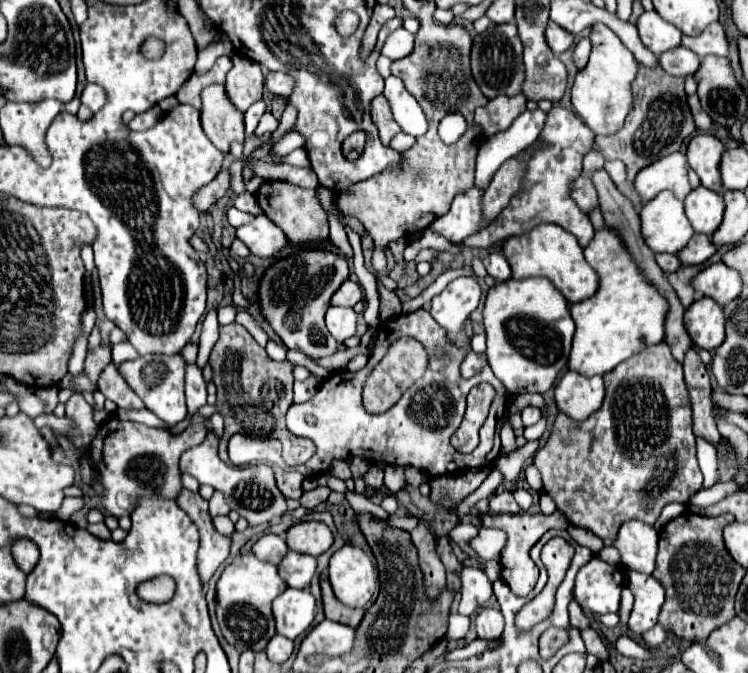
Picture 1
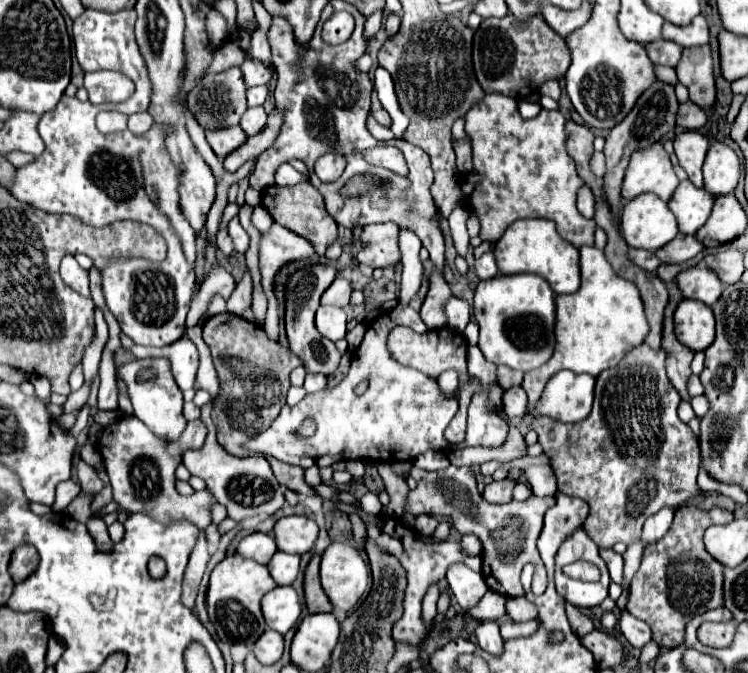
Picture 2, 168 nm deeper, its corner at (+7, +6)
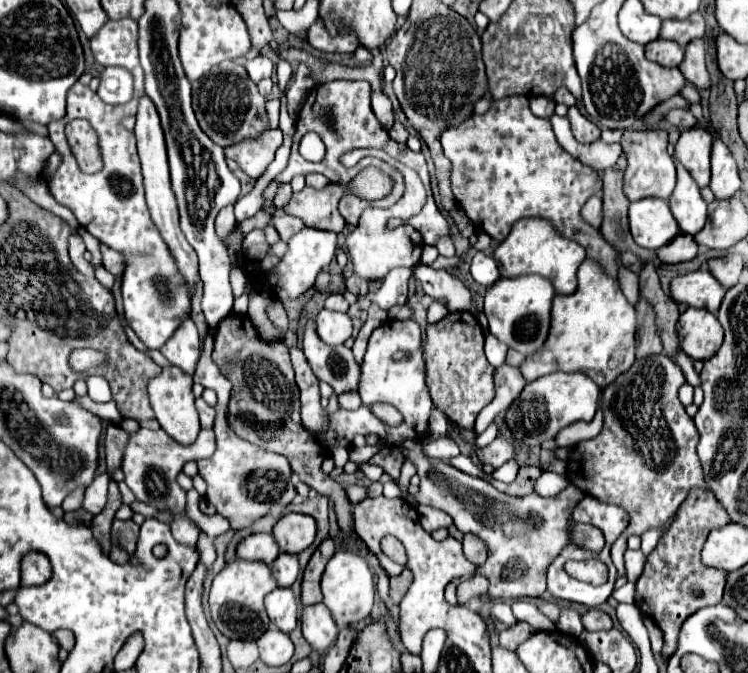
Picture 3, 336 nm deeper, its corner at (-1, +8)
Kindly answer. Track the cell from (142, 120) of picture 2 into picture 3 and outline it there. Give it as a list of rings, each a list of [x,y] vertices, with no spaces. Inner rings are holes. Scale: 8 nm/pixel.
[[[143,97],[139,101],[139,111],[137,111],[137,123],[135,123],[135,137],[137,137],[137,149],[139,149],[139,159],[143,167],[143,177],[145,177],[145,195],[147,195],[147,205],[151,211],[153,223],[159,227],[165,243],[169,245],[183,277],[187,277],[187,283],[191,285],[191,291],[197,281],[197,253],[193,247],[187,243],[179,229],[179,209],[175,201],[175,193],[171,189],[171,177],[169,177],[169,161],[167,161],[167,149],[165,149],[165,137],[163,129],[159,123],[159,113],[149,97]]]

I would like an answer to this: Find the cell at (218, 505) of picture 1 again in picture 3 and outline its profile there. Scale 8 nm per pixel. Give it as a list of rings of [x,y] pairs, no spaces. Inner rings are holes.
[[[141,427],[129,435],[129,441],[123,451],[121,469],[125,473],[125,483],[133,491],[137,501],[153,505],[161,511],[169,511],[173,515],[183,515],[187,507],[187,493],[179,487],[177,475],[181,473],[181,467],[189,459],[193,459],[193,453],[213,453],[213,451],[215,451],[213,429],[201,429],[195,443],[179,445],[163,429],[151,431],[151,429]]]

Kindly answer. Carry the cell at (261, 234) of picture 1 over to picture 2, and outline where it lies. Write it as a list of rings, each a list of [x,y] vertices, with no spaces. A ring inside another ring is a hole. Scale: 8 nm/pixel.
[[[277,223],[267,233],[263,233],[259,243],[259,271],[261,271],[263,291],[269,299],[267,323],[263,327],[269,339],[277,337],[277,327],[279,327],[279,307],[273,293],[277,273],[285,265],[297,259],[309,259],[313,255],[315,255],[315,249],[307,239],[303,239],[301,235],[295,235],[293,231],[287,231]]]

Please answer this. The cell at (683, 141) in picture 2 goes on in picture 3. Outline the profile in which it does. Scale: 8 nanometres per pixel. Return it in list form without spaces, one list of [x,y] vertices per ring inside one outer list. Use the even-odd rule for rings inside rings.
[[[693,127],[681,133],[675,145],[675,157],[685,165],[699,187],[709,185],[711,177],[711,145],[713,137],[701,127]]]

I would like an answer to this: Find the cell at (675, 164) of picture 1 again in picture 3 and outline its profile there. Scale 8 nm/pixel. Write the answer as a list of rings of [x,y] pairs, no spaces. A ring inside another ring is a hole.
[[[645,129],[645,131],[623,131],[621,147],[627,153],[627,169],[623,179],[623,191],[629,201],[645,199],[645,197],[659,197],[669,199],[675,189],[675,165],[667,153],[667,131],[663,129]]]

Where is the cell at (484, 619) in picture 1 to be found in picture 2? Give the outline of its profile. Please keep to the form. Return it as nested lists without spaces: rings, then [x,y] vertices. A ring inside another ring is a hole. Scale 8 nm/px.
[[[481,621],[475,629],[475,635],[477,635],[477,645],[491,653],[491,655],[501,655],[503,653],[503,637],[499,633],[499,625],[495,621]]]

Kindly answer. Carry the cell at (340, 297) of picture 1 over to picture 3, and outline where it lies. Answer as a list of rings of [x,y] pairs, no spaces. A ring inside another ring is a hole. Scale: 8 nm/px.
[[[333,293],[333,295],[327,297],[325,307],[331,309],[331,311],[343,311],[343,313],[345,313],[345,311],[349,309],[349,303],[347,303],[347,299],[343,297],[343,293]]]

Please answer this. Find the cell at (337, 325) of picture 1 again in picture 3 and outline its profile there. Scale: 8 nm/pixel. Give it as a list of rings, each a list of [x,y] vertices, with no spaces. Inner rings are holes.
[[[321,309],[317,313],[317,333],[325,343],[329,345],[345,343],[351,337],[351,331],[353,323],[347,313],[329,311],[329,309]]]

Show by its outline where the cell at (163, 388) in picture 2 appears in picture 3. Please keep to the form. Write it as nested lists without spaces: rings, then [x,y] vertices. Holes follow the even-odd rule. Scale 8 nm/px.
[[[163,367],[163,371],[159,375],[155,375],[149,385],[147,385],[147,391],[149,391],[149,401],[151,401],[151,409],[159,421],[159,425],[165,429],[167,435],[171,435],[175,441],[183,443],[183,445],[189,445],[191,441],[195,441],[197,433],[199,433],[199,415],[195,411],[195,397],[191,393],[191,385],[193,385],[193,379],[187,377],[179,367]]]

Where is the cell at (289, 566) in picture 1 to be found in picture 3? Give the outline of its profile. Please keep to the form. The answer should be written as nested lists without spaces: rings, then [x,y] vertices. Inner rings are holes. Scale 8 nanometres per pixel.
[[[281,553],[273,565],[271,565],[271,571],[279,583],[279,587],[291,587],[299,575],[299,561],[297,561],[297,555],[291,555],[291,553]]]

